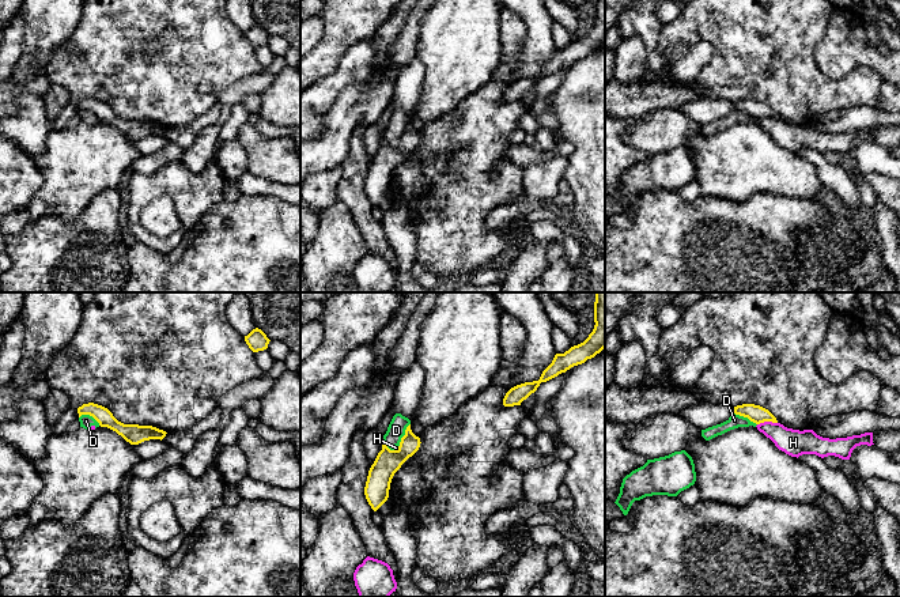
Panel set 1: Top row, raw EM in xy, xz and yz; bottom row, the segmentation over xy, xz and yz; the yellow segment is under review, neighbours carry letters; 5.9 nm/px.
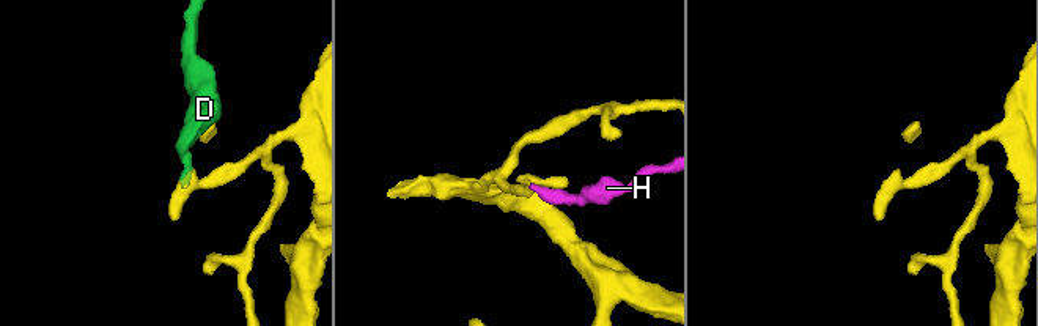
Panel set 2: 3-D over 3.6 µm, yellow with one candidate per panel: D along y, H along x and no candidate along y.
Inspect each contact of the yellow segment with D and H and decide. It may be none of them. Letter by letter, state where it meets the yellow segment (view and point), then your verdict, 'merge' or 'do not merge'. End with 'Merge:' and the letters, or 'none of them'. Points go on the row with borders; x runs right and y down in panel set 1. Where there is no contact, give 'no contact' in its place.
D: xz (404, 435) | do not merge
H: yz (767, 420) | do not merge
Merge: none of them

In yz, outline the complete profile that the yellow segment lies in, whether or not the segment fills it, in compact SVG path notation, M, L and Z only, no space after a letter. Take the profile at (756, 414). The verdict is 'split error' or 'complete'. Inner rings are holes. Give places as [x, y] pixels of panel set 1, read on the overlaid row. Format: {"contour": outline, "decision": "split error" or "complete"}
{"contour": "M742 404L734 407L734 413L748 417L750 422L760 424L764 422L778 423L776 417L765 408L755 404Z", "decision": "complete"}

